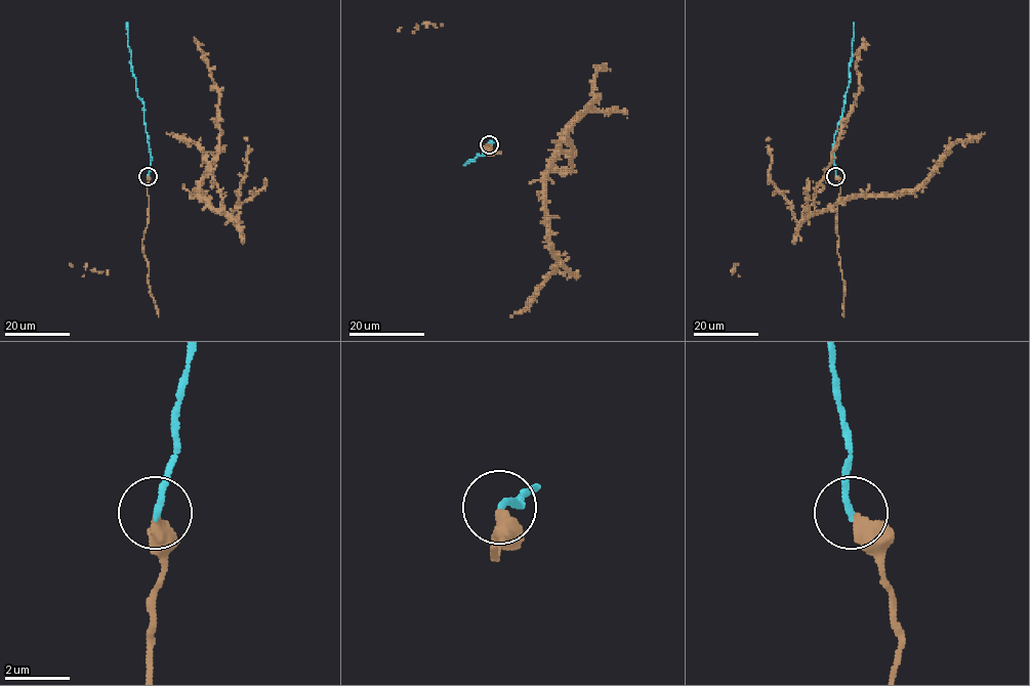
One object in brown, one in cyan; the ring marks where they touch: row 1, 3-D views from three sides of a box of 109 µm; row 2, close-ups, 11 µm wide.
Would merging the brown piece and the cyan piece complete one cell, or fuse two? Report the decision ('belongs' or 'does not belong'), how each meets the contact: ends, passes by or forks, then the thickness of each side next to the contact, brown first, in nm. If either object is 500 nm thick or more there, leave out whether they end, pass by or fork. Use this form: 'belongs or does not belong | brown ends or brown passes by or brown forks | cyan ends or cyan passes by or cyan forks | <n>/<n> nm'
belongs | brown ends | cyan ends | 400/200 nm

